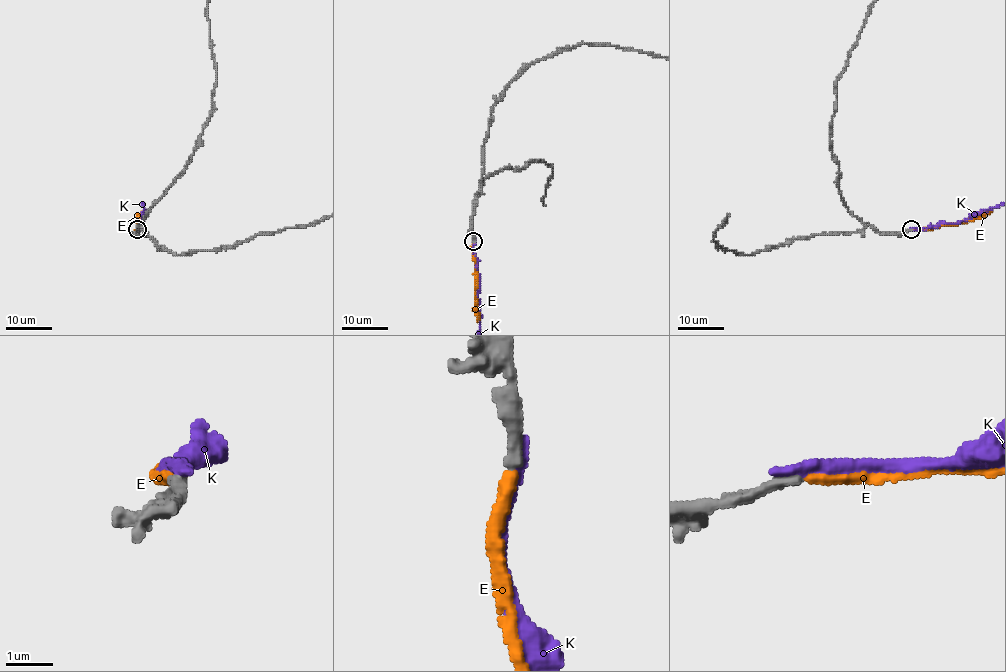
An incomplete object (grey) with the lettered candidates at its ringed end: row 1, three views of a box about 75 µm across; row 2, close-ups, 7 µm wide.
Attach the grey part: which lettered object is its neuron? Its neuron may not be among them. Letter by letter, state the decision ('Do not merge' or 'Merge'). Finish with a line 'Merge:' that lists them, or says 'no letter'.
E: Merge
K: Do not merge
Merge: E

